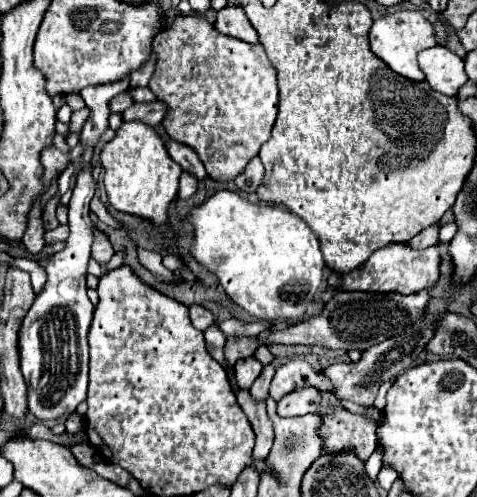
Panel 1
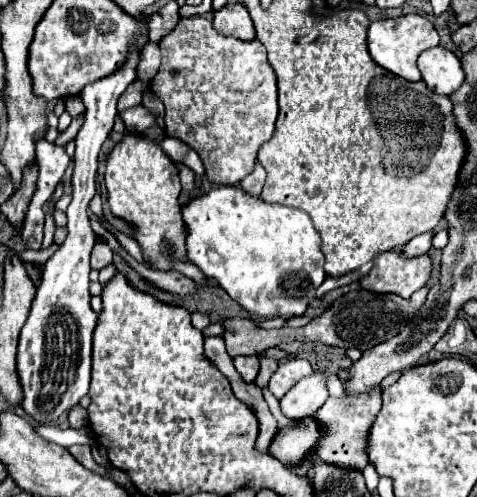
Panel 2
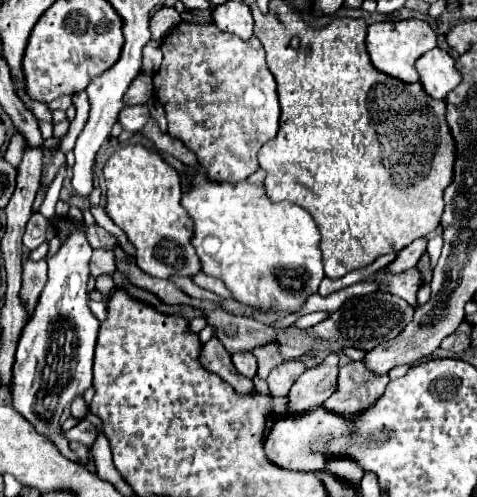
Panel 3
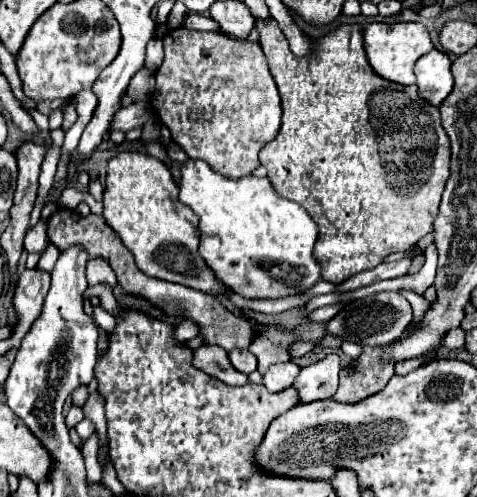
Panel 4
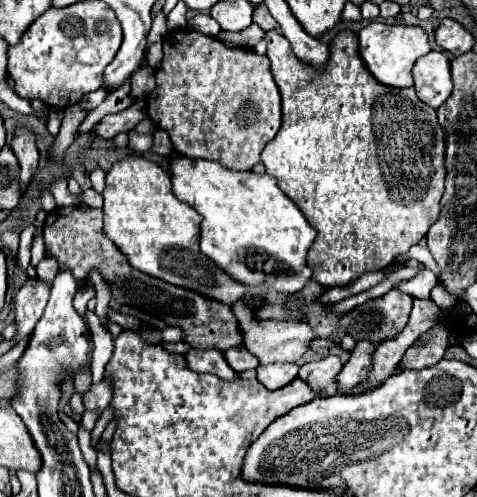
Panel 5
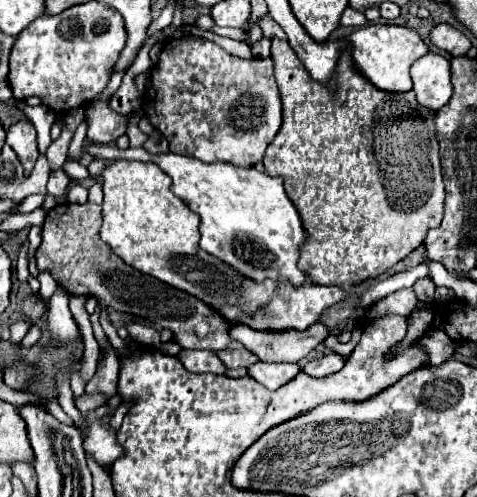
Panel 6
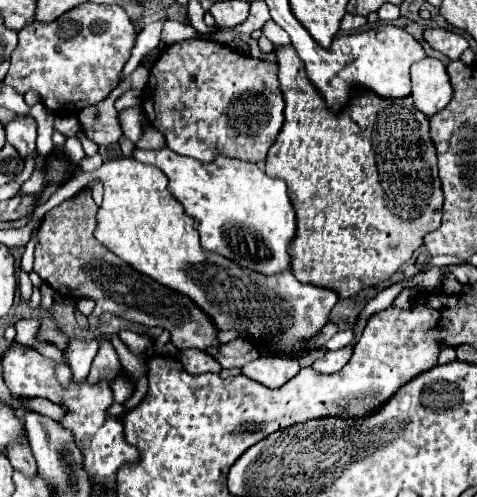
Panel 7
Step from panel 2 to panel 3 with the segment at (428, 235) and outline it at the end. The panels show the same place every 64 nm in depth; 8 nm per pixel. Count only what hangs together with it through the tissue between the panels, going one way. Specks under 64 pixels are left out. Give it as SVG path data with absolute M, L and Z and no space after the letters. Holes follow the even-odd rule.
M418 238L412 244L408 244L404 250L398 252L396 260L392 262L392 266L388 266L388 270L390 272L402 272L402 270L414 266L420 260L420 256L426 252L426 244L428 244L426 238Z

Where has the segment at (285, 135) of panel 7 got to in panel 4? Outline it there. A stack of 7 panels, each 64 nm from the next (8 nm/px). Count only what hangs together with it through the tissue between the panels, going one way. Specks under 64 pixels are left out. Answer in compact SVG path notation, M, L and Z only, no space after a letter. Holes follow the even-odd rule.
M256 18L256 30L260 34L260 46L268 60L270 72L278 84L278 92L282 98L282 110L284 110L278 136L260 150L260 164L268 170L268 180L272 182L272 188L276 190L276 194L286 200L298 202L312 216L312 220L318 224L320 234L318 234L318 242L316 242L314 250L316 250L316 260L320 260L320 264L322 264L322 280L342 284L356 272L370 270L370 268L378 266L384 256L388 256L392 252L410 250L422 236L426 236L434 230L434 220L438 216L438 206L440 206L440 198L444 192L444 184L450 176L450 138L448 138L446 130L442 128L440 108L428 104L426 100L420 100L416 86L402 86L402 84L390 82L372 70L372 66L368 64L366 52L362 48L364 36L362 36L360 24L342 24L334 32L312 40L312 52L304 58L292 54L292 50L288 48L288 40L282 34L282 30L278 28L274 18L268 18L268 20Z

